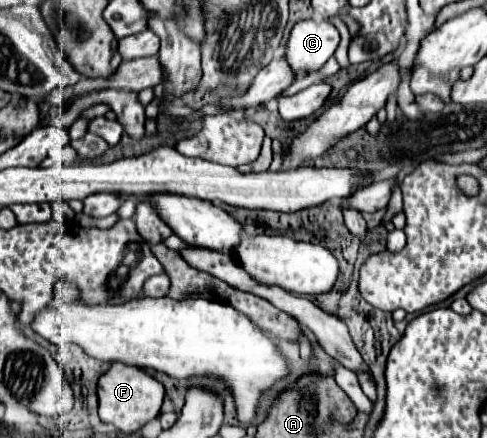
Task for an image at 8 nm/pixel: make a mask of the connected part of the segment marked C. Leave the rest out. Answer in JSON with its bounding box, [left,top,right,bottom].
[284,20,340,78]

